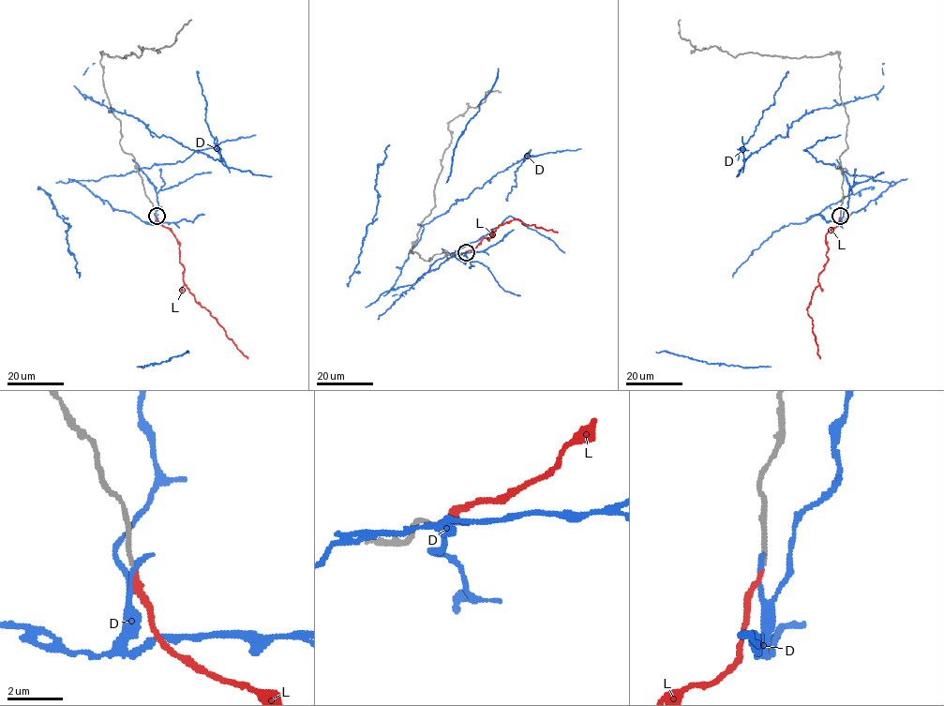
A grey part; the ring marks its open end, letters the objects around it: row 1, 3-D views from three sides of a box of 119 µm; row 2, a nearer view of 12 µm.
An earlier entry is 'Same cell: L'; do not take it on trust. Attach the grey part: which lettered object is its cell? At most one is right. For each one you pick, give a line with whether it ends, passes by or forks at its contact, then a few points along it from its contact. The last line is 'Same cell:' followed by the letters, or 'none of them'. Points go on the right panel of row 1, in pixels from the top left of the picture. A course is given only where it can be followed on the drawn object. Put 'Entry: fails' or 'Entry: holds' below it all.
L: it ends there; it runs (841, 216), (838, 224), (826, 235), (828, 262), (818, 275), (818, 284), (807, 307), (820, 358)
Same cell: L
Entry: holds

